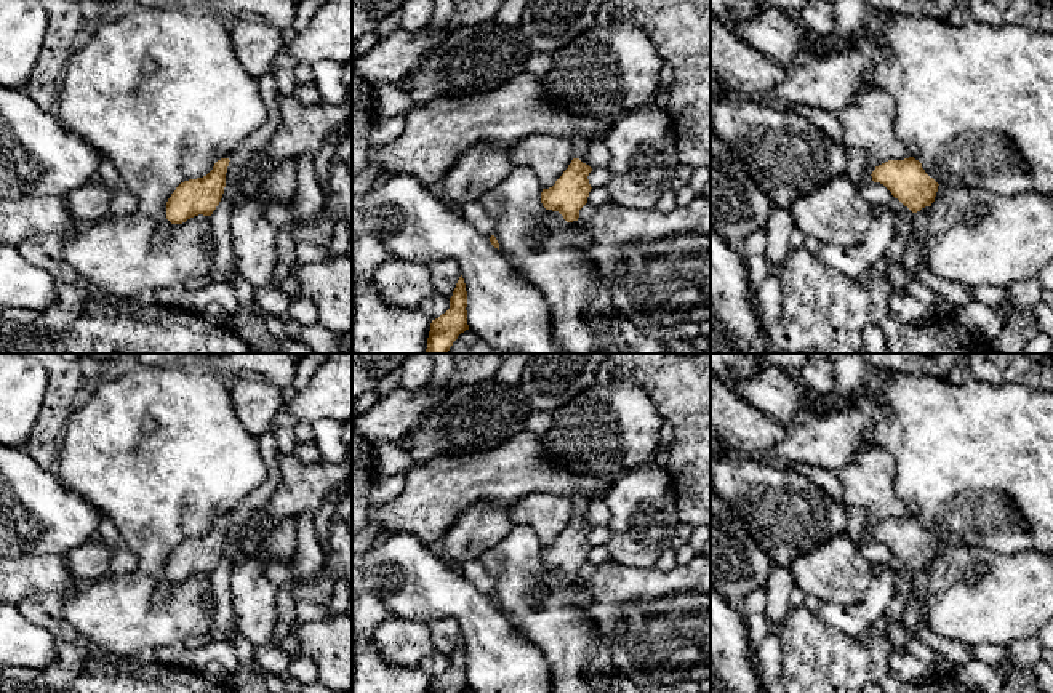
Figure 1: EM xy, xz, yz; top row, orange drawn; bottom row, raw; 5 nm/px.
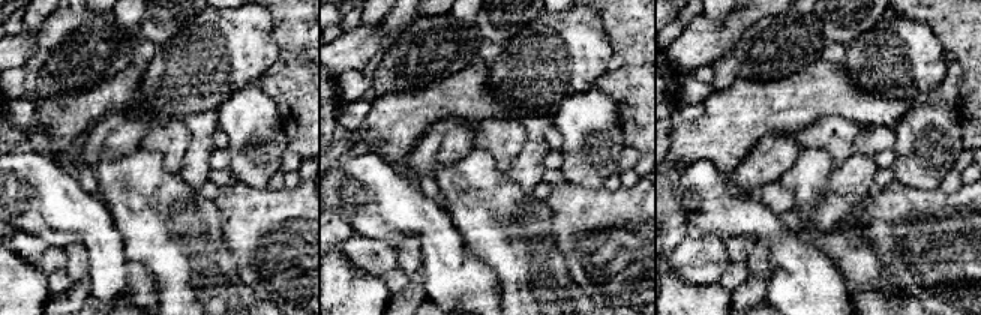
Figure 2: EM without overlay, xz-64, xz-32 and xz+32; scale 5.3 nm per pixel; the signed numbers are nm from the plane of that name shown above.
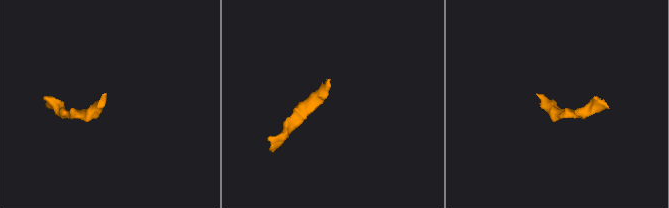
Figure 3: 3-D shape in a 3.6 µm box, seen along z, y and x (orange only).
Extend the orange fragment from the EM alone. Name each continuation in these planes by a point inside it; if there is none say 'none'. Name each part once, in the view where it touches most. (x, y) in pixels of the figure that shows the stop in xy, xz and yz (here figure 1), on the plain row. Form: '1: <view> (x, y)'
1: yz (828, 480)

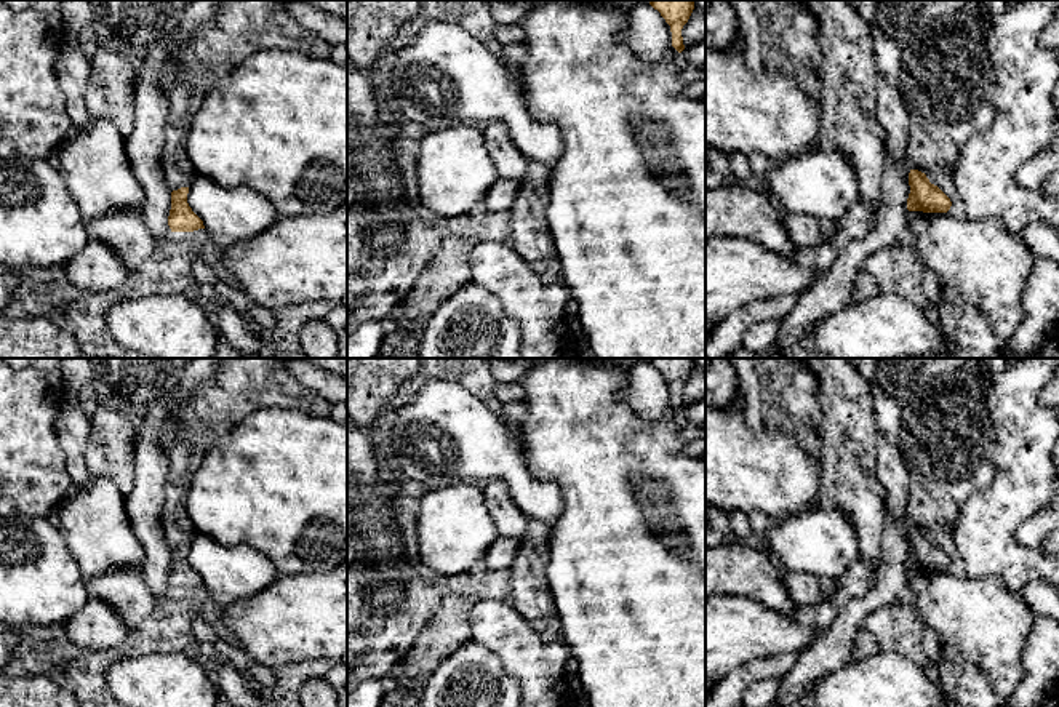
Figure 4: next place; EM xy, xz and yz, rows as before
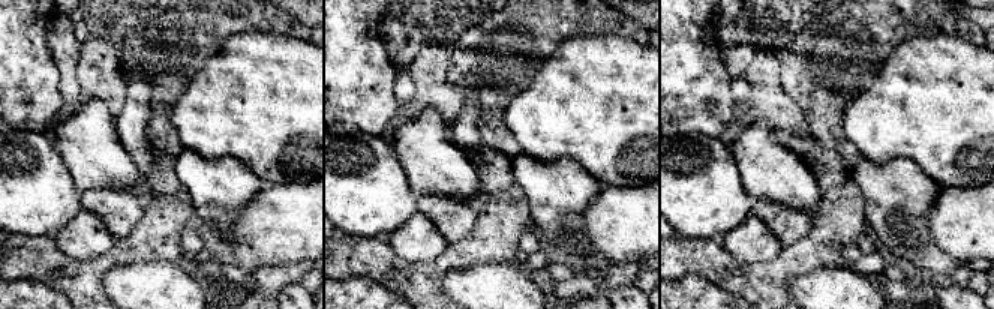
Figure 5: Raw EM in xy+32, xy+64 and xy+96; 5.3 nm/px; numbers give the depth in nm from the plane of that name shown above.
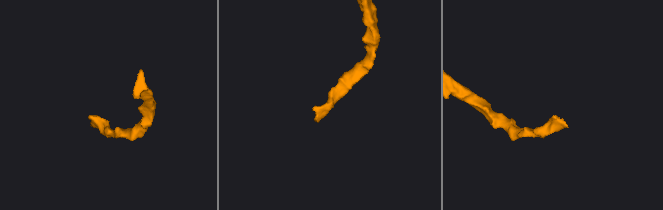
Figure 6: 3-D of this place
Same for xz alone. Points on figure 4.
none

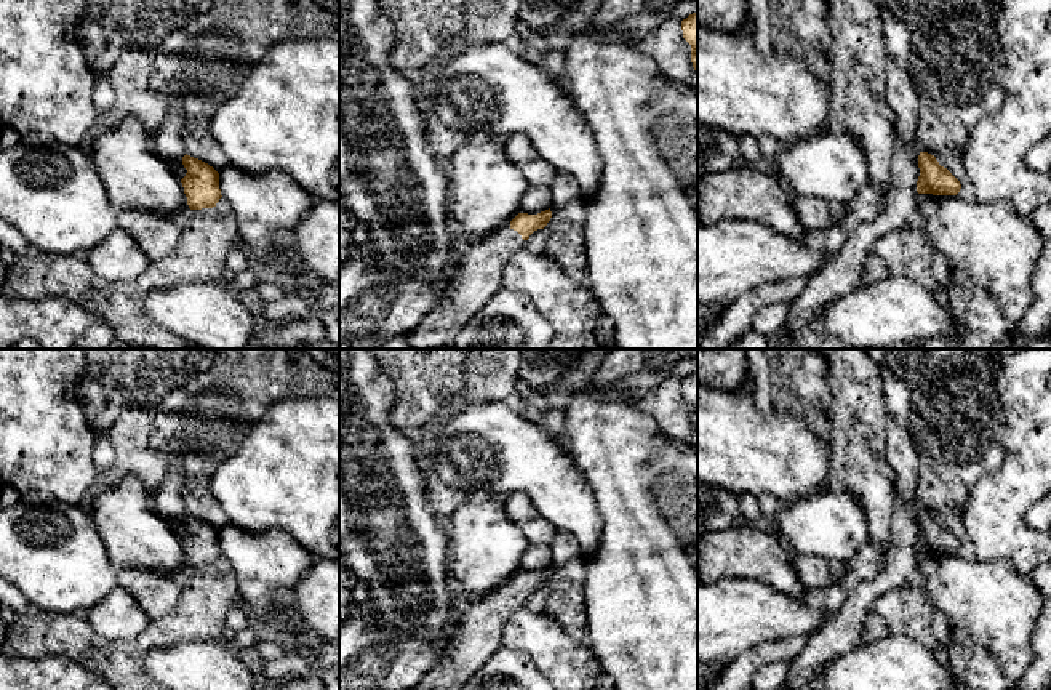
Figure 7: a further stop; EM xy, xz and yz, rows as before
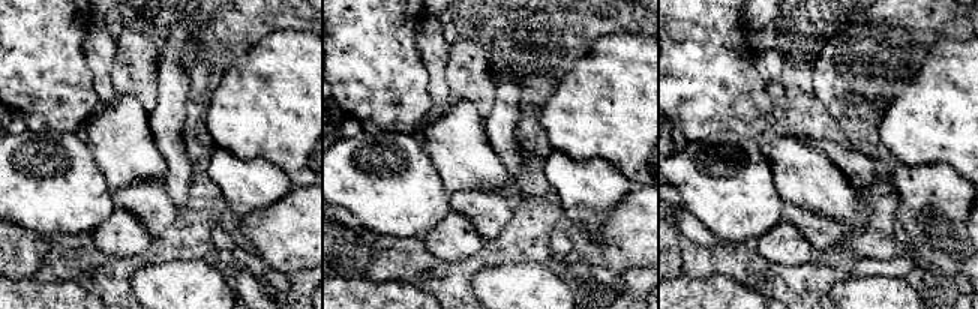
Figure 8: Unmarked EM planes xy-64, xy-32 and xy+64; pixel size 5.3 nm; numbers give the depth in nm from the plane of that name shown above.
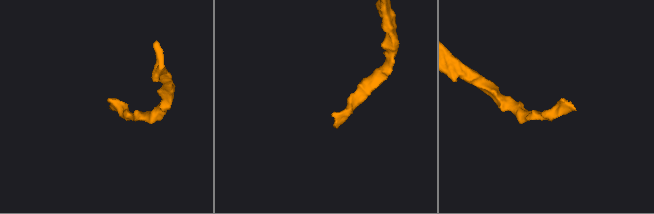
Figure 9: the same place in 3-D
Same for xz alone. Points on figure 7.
1: xz (479, 634)

